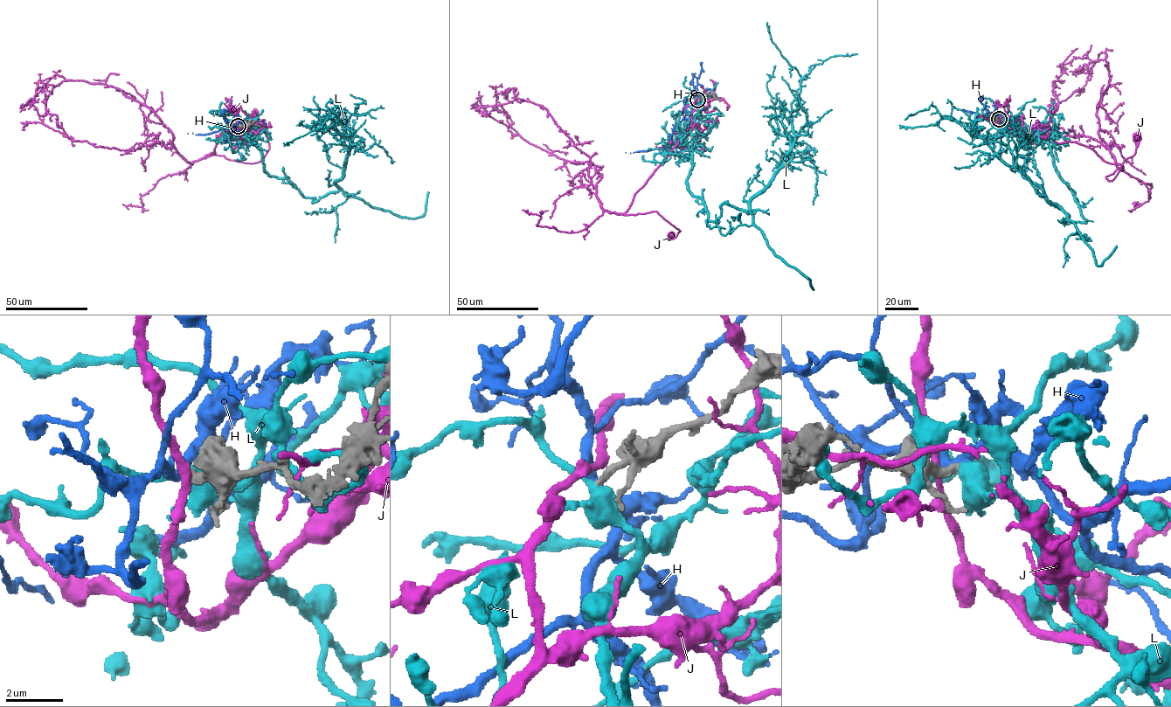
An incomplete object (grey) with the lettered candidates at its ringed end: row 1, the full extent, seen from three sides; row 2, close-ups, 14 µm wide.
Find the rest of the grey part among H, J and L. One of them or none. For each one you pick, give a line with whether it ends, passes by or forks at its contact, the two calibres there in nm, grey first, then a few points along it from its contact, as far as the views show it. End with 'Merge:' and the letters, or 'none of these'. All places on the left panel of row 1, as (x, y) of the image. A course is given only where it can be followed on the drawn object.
Merge: none of these

